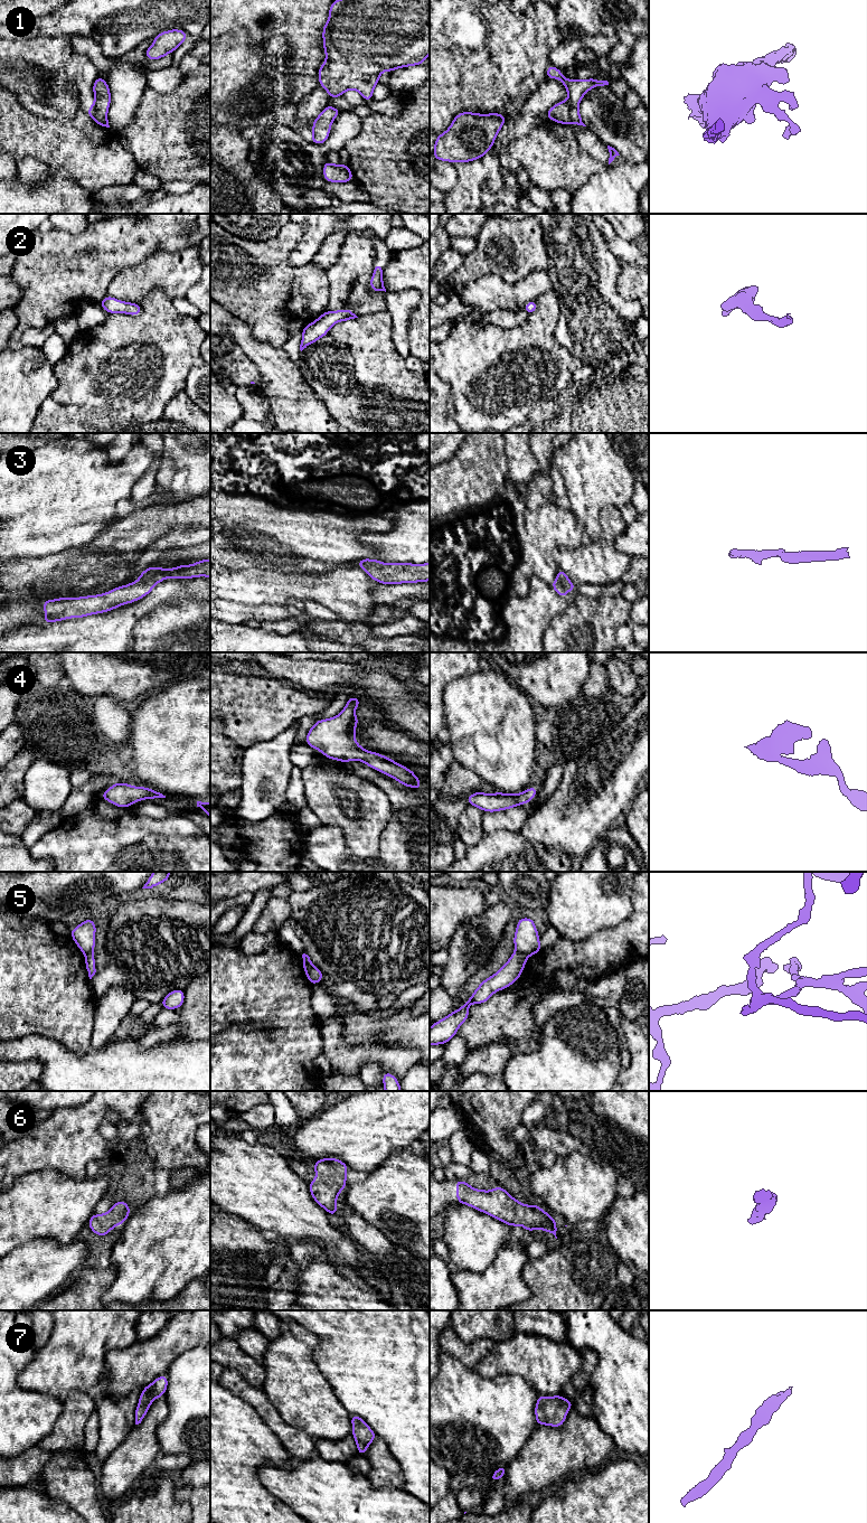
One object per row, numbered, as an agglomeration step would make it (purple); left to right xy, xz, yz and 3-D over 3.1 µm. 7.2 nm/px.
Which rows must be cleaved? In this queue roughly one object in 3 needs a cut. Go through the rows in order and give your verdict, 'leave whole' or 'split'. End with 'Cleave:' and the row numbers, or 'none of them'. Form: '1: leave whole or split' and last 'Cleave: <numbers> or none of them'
1: split
2: leave whole
3: leave whole
4: leave whole
5: split
6: leave whole
7: leave whole
Cleave: 1, 5

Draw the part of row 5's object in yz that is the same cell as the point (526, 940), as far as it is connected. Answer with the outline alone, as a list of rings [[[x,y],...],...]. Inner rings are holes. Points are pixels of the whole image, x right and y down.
[[[519,918],[513,937],[516,951],[527,957],[538,953],[543,948],[535,921],[530,918]]]

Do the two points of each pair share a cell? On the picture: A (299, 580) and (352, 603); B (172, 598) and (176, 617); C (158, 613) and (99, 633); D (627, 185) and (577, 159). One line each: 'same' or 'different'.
A: same
B: different
C: different
D: different

